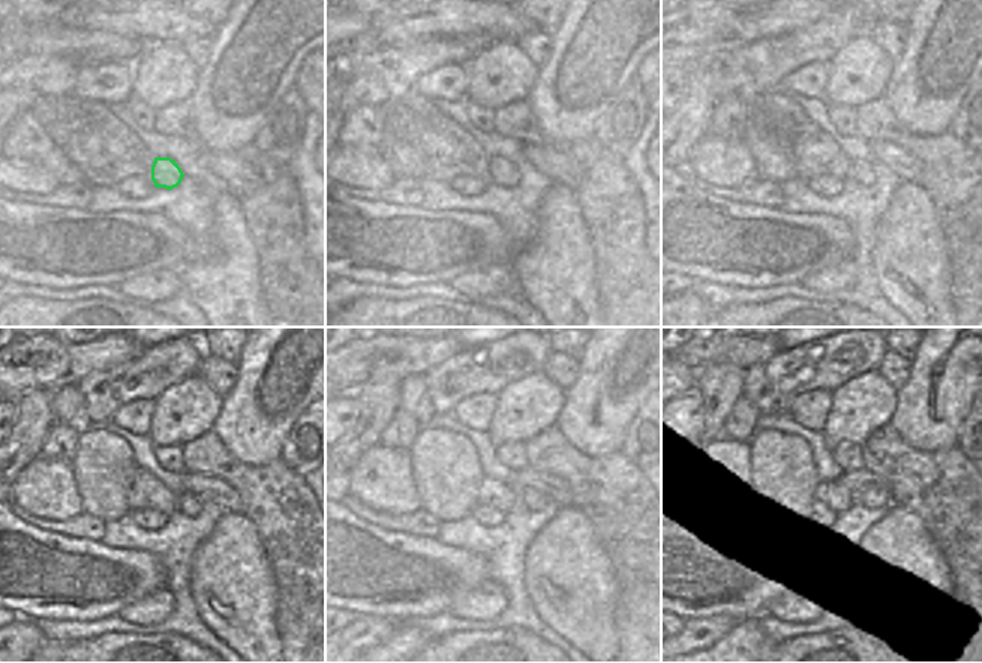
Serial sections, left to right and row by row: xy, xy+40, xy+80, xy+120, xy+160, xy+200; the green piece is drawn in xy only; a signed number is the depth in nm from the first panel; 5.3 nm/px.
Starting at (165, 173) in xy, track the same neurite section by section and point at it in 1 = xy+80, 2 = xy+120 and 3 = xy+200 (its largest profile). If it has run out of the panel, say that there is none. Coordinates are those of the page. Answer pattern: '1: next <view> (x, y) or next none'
1: next xy+80 (861, 171)
2: next xy+120 (189, 504)
3: next xy+200 (870, 497)

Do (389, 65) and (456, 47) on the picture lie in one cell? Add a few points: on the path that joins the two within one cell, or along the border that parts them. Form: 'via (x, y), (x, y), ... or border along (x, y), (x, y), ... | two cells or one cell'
via (405, 65), (440, 51) | one cell

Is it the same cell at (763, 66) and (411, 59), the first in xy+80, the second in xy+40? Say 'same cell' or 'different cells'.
same cell

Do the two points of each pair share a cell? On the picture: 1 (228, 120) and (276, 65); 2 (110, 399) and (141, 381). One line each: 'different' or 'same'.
1: same
2: same

